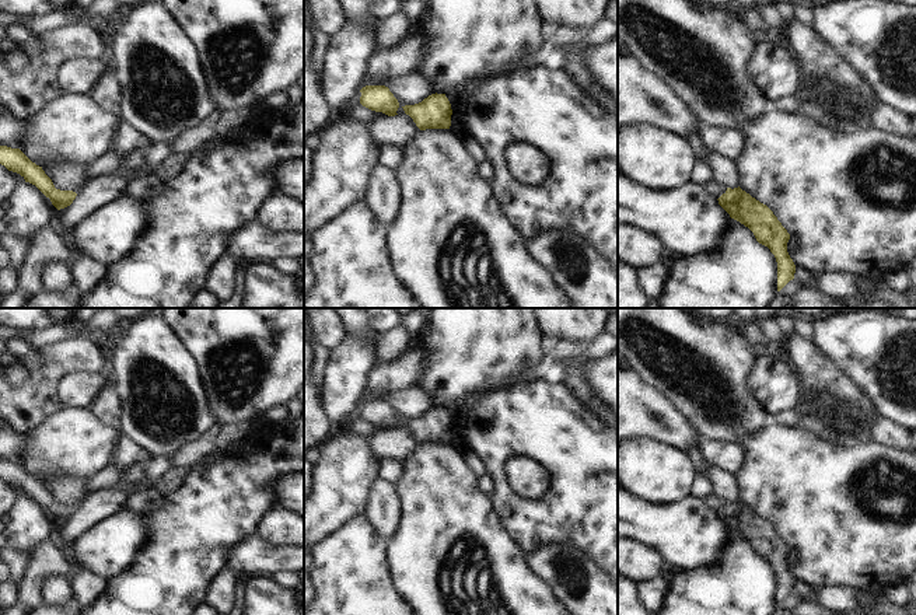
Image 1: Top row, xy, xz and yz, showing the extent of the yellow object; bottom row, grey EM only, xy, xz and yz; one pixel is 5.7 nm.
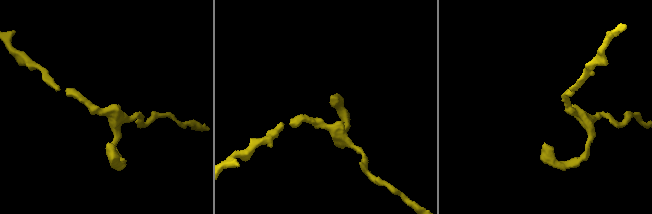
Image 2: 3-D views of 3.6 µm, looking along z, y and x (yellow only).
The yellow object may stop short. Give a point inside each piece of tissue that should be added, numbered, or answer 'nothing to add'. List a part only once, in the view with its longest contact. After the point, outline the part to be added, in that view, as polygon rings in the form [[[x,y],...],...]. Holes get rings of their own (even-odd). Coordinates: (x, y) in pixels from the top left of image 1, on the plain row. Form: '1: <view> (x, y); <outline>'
nothing to add

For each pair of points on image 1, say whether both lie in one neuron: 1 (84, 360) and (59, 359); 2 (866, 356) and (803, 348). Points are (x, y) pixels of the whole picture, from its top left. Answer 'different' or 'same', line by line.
1: same
2: different

